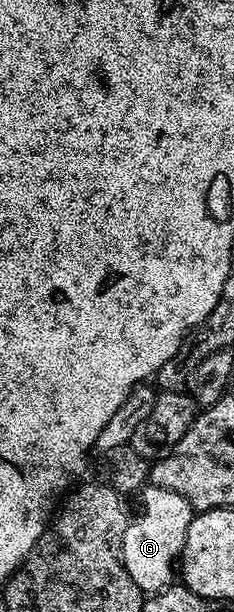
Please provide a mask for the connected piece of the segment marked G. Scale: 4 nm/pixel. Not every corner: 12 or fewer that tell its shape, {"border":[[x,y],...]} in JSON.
{"border":[[139,491],[120,556],[151,596],[173,585],[194,511],[178,492]]}

